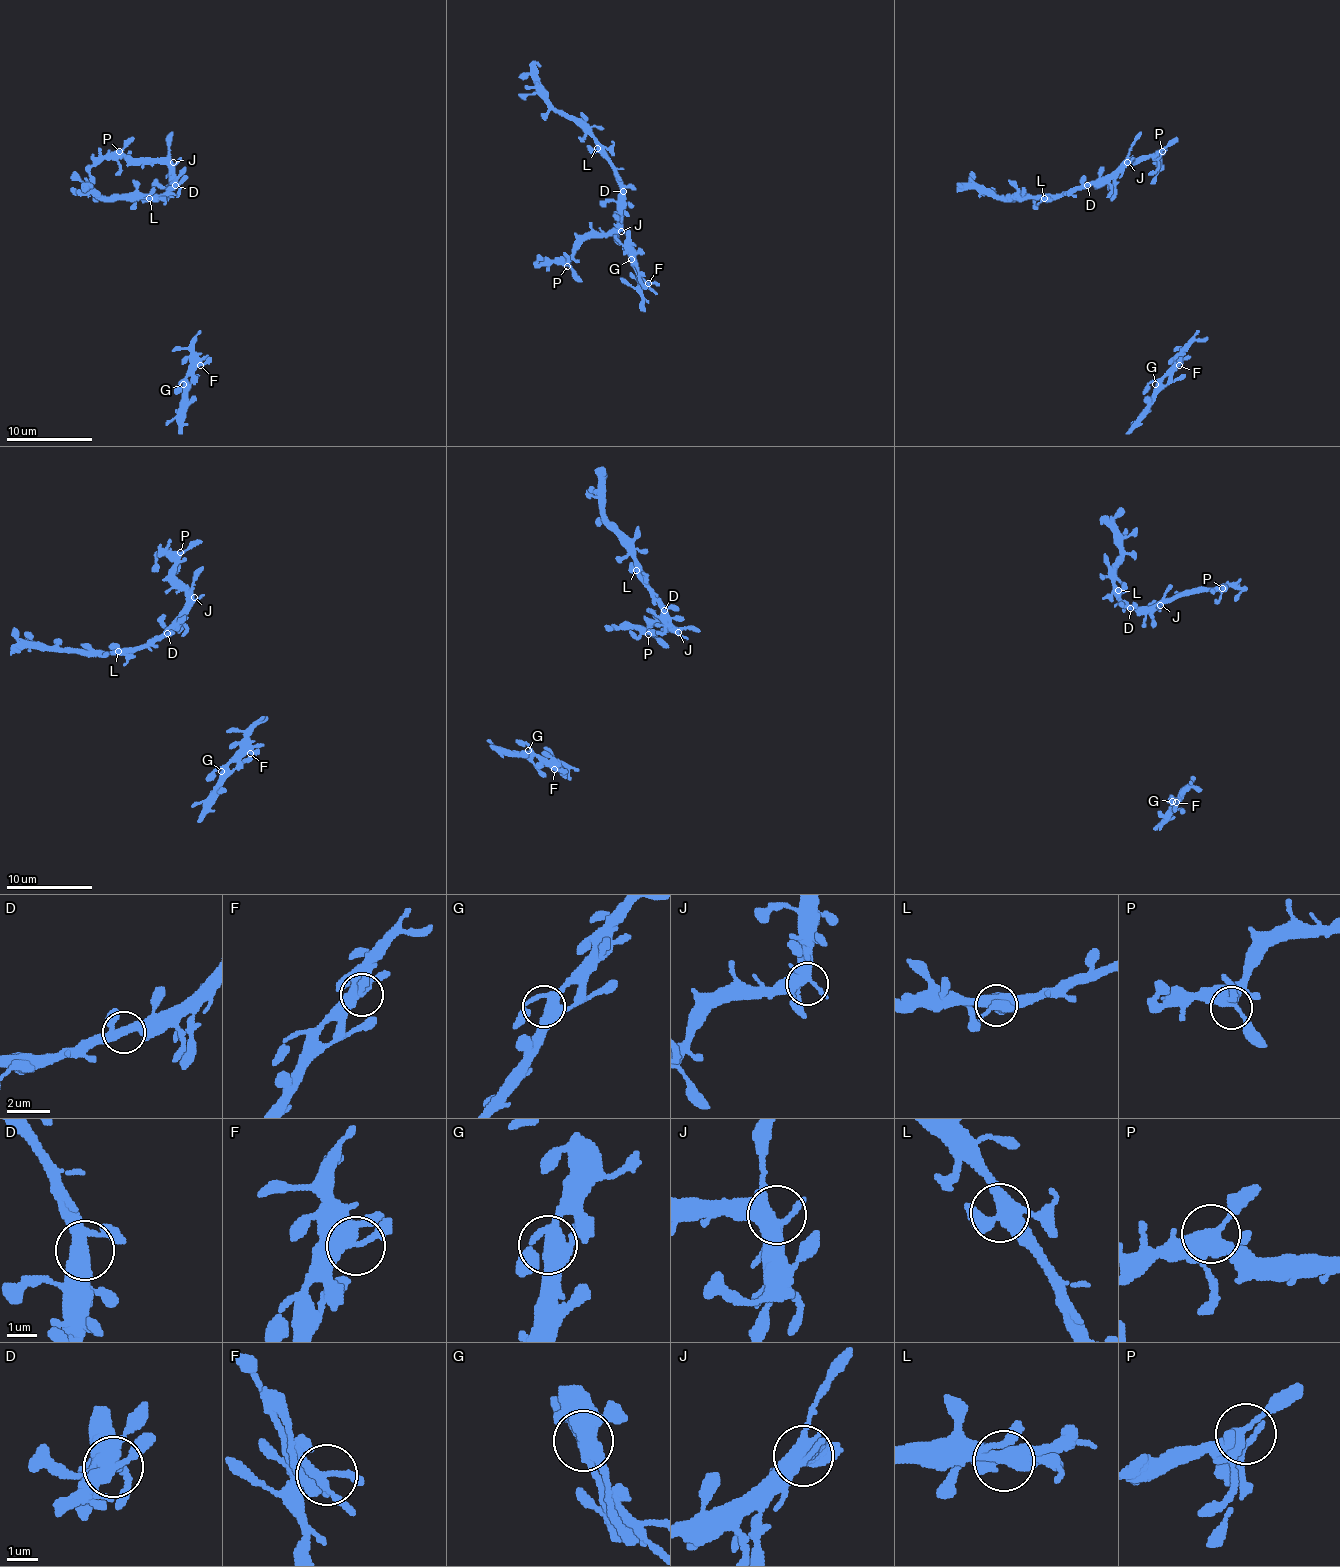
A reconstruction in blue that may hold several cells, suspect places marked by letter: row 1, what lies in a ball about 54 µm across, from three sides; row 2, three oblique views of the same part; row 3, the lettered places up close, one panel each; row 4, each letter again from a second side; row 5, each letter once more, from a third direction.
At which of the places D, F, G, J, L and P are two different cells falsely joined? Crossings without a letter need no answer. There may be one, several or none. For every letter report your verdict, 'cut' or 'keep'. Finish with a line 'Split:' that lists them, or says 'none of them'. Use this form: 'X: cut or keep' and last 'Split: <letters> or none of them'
D: keep
F: keep
G: keep
J: keep
L: keep
P: keep
Split: none of them

